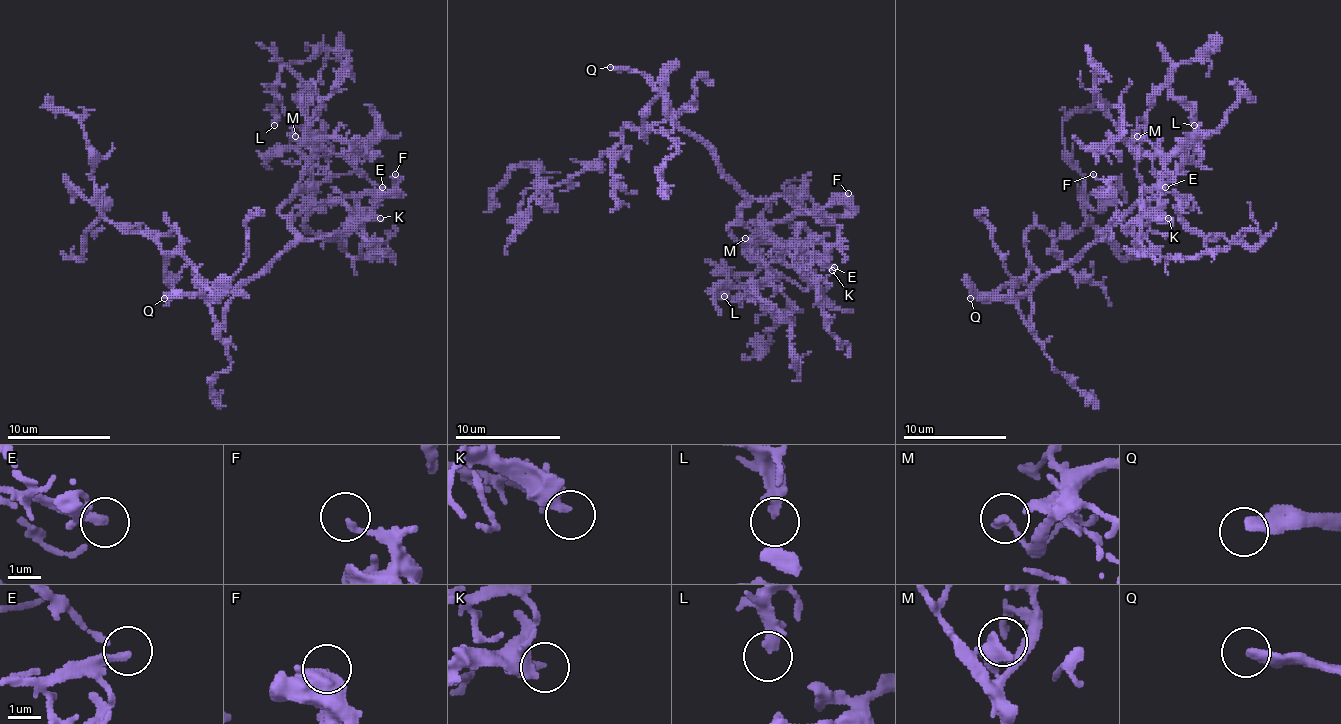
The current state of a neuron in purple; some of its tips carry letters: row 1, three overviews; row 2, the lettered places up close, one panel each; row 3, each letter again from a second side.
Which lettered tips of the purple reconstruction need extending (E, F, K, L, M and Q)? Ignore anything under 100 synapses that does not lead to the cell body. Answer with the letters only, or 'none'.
Q

